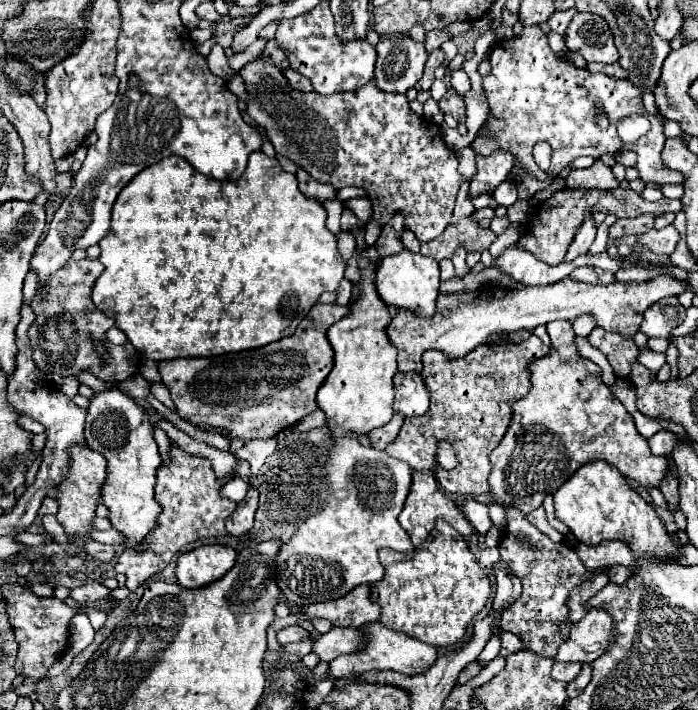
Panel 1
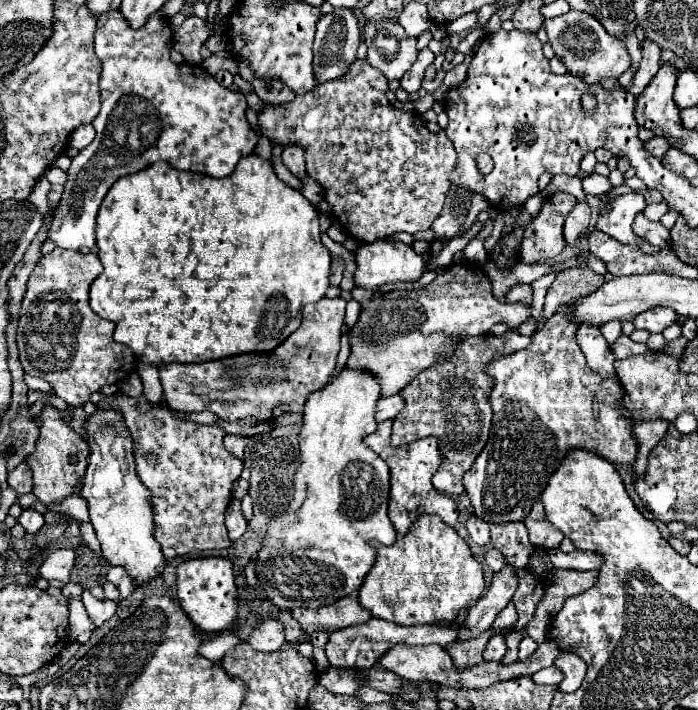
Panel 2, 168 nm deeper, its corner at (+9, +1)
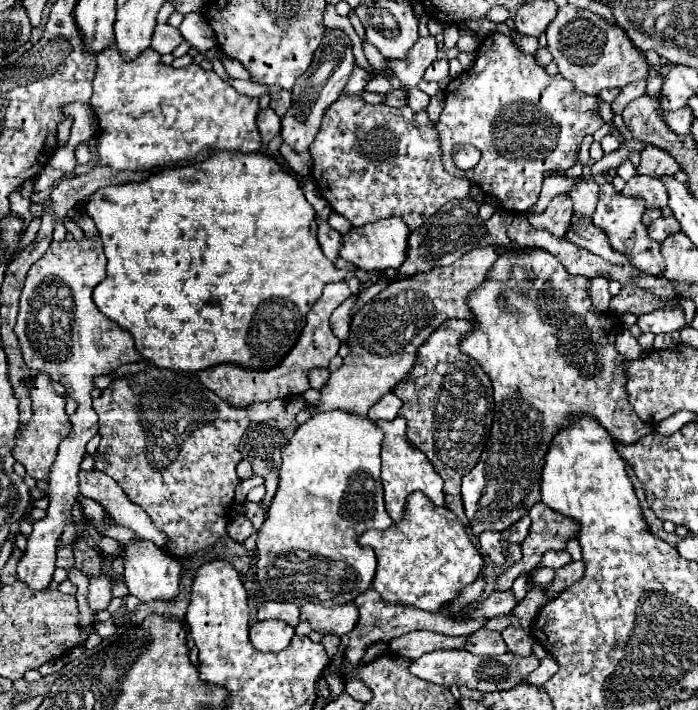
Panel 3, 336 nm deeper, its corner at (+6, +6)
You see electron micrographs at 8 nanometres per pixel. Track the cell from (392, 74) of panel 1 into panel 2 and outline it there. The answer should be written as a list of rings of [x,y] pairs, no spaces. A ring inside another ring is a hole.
[[[370,20],[364,26],[362,40],[368,46],[368,64],[380,70],[388,80],[400,80],[418,54],[416,38],[410,38],[394,20]]]

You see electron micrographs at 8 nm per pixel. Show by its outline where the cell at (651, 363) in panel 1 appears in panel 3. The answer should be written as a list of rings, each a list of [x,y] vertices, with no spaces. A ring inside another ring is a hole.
[[[623,329],[623,331],[617,335],[615,347],[617,347],[617,351],[619,351],[625,359],[639,359],[641,353],[643,353],[641,345],[637,343],[637,339],[635,339],[627,329]]]

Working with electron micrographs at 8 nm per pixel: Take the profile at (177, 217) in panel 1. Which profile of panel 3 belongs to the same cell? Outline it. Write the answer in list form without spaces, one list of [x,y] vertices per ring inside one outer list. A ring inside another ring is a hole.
[[[217,151],[217,155],[209,157],[203,163],[193,163],[185,167],[167,167],[157,173],[151,173],[147,179],[139,183],[109,185],[91,195],[89,203],[85,205],[85,211],[95,221],[107,255],[107,277],[95,287],[93,301],[97,303],[103,315],[107,315],[111,321],[115,321],[119,327],[131,333],[131,337],[135,339],[135,347],[143,355],[143,359],[155,363],[157,367],[185,373],[195,373],[219,363],[239,363],[249,369],[271,369],[295,345],[305,325],[305,315],[311,309],[311,305],[321,297],[323,287],[327,283],[343,281],[347,277],[345,269],[337,269],[323,255],[315,233],[317,231],[315,209],[305,199],[299,181],[291,173],[283,171],[283,167],[265,153],[237,155],[231,151]]]

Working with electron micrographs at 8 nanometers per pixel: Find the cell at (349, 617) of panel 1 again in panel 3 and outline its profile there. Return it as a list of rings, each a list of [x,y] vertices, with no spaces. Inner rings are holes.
[[[307,603],[300,608],[299,625],[295,628],[295,635],[306,636],[311,631],[323,635],[345,635],[357,623],[357,607],[355,603],[347,603],[325,609],[322,605]]]

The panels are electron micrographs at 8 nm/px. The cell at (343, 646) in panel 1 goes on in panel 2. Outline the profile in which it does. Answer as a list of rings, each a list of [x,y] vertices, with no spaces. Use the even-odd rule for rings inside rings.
[[[370,618],[366,624],[344,628],[340,632],[332,632],[330,640],[326,644],[326,656],[332,666],[336,668],[370,668],[378,658],[382,658],[390,648],[396,644],[410,644],[410,646],[420,646],[420,644],[438,644],[446,646],[450,642],[458,640],[462,624],[452,622],[452,624],[416,624],[416,626],[400,626],[392,624],[380,618]]]

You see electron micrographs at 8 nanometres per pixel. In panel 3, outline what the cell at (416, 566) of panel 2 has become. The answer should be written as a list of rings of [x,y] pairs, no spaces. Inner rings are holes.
[[[421,491],[409,495],[403,521],[385,531],[365,531],[359,537],[359,545],[369,545],[377,555],[373,589],[379,591],[381,599],[419,607],[429,613],[439,613],[447,607],[447,603],[451,603],[463,587],[471,585],[483,569],[483,557],[455,513],[447,507],[433,505]]]

